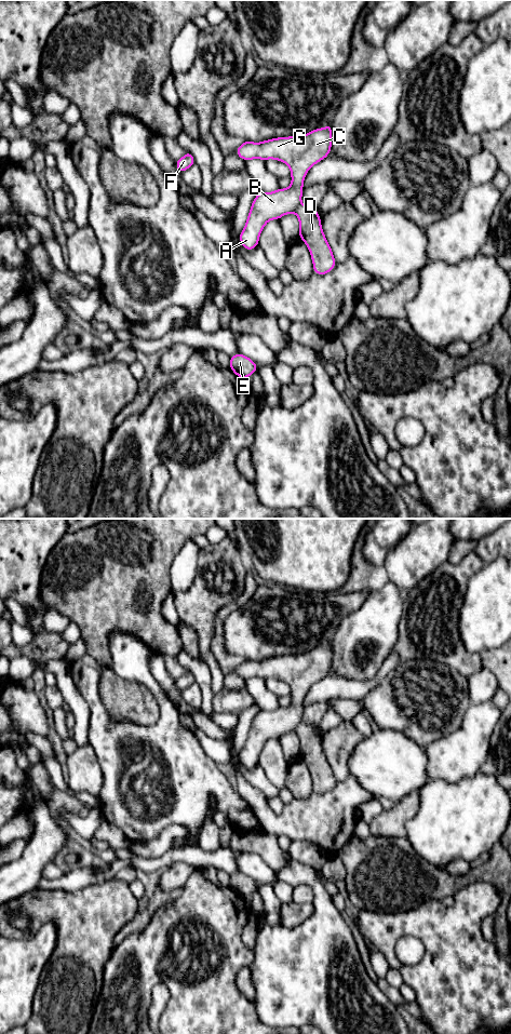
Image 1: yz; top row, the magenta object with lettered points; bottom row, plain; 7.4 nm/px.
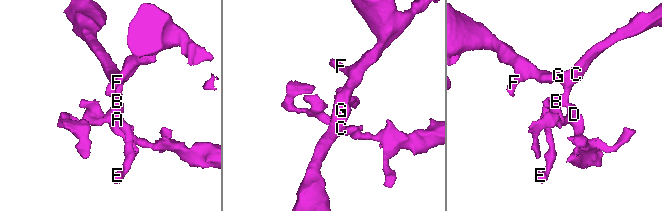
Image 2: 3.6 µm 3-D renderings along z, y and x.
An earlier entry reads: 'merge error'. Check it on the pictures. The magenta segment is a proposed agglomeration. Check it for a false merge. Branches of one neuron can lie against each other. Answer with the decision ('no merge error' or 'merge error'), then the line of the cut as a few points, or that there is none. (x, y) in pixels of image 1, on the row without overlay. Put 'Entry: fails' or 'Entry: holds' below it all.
merge error; cut in yz along (300, 722), (294, 730)
Entry: holds

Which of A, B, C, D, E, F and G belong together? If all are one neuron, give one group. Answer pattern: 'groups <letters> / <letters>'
groups A B C E F G / D

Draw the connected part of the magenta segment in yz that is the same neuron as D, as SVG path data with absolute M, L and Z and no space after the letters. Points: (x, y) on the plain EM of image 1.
M300 723L296 727L295 733L300 744L298 754L310 770L313 791L319 794L331 791L335 787L336 780L323 751L317 727Z

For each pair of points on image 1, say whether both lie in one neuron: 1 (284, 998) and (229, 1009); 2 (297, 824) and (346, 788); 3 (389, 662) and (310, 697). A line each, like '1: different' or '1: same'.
1: different
2: same
3: same

